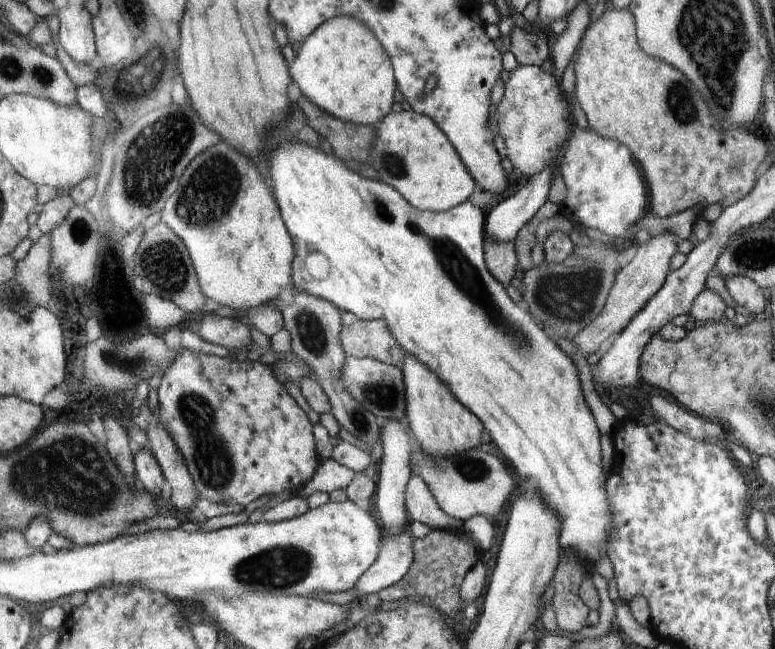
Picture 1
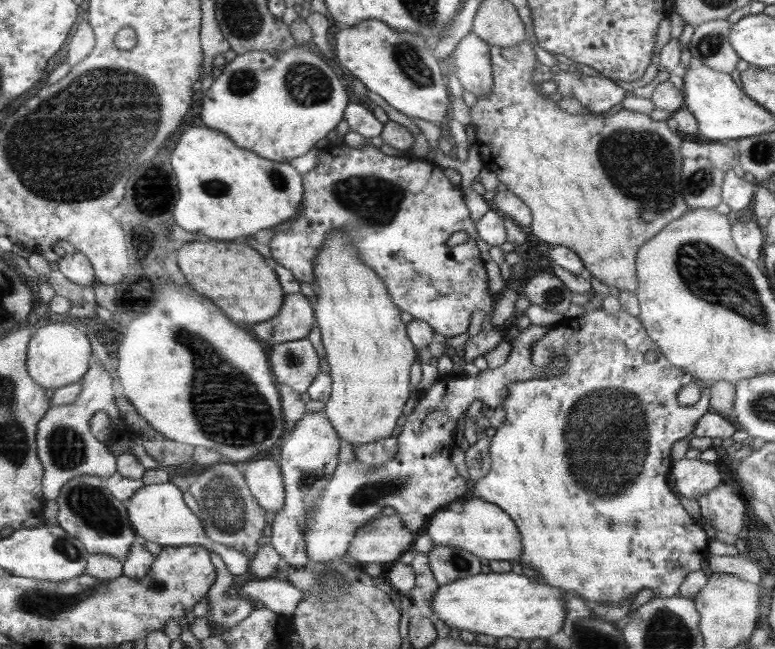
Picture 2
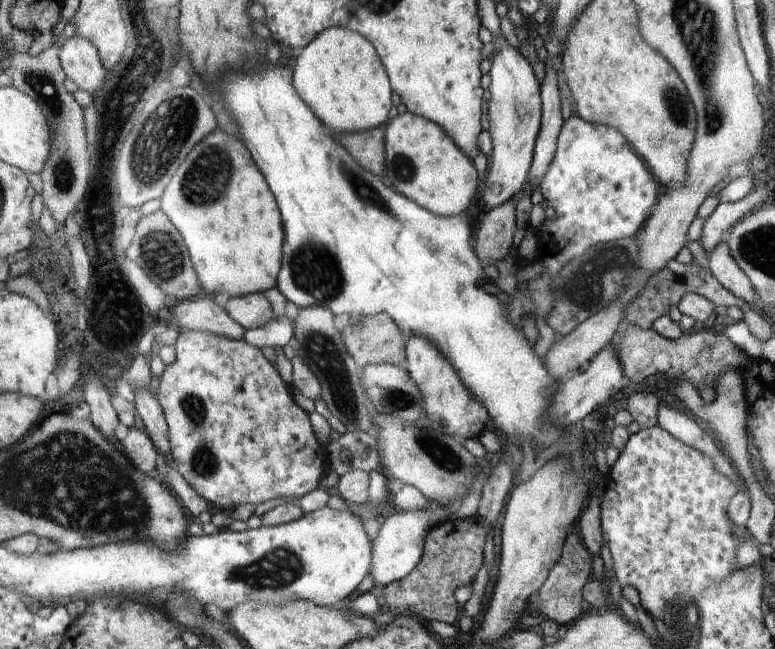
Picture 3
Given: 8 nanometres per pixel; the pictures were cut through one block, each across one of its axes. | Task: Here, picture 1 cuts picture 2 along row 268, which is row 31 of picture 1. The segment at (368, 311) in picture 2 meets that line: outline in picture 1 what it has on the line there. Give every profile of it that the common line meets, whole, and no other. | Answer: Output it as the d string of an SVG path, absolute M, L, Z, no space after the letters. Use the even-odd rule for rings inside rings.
M338 16L310 34L290 68L290 76L312 106L342 122L373 127L392 112L396 80L388 54L362 22Z

